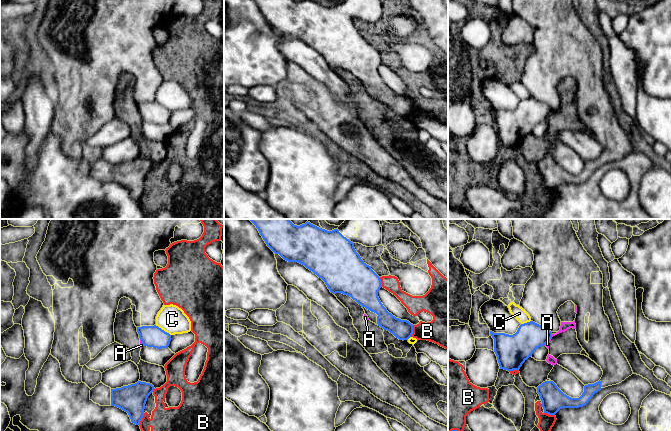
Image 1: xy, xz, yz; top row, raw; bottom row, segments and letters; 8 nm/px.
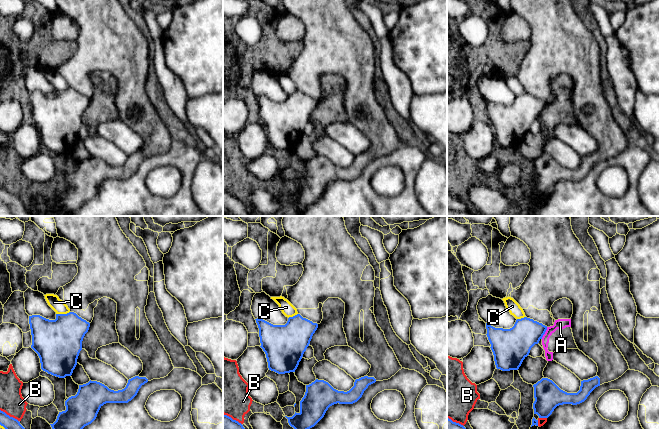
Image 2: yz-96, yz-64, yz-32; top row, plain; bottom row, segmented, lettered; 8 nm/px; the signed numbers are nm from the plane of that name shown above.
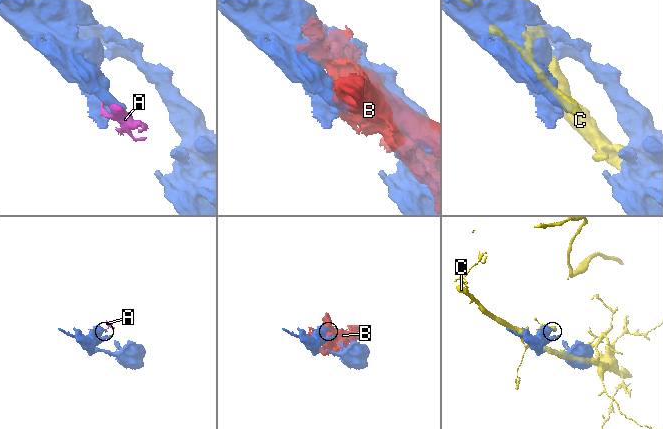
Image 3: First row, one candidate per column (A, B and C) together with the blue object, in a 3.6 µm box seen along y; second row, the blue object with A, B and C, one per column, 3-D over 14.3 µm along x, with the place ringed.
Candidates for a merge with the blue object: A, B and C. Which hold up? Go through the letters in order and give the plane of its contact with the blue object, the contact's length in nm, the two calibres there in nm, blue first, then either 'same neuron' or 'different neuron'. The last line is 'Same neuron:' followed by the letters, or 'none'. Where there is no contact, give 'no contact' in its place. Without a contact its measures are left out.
A: meets blue in yz; contact 30 nm long; 220 nm thick on the blue side, 70 nm on the other; different neuron
B: meets blue in xy; contact 110 nm long; 220 nm thick on the blue side, 190 nm on the other; different neuron
C: meets blue in xy; contact 150 nm long; 180 nm thick on the blue side, 220 nm on the other; different neuron
Same neuron: none

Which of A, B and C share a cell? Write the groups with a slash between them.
A / B / C

